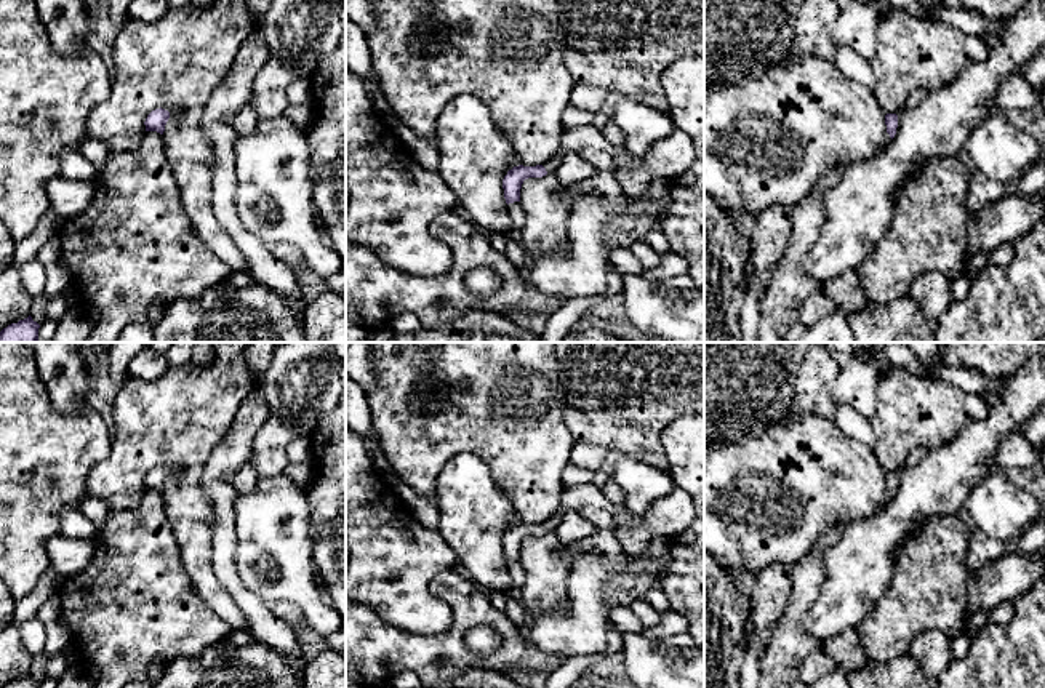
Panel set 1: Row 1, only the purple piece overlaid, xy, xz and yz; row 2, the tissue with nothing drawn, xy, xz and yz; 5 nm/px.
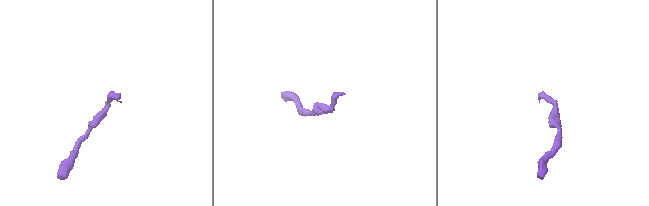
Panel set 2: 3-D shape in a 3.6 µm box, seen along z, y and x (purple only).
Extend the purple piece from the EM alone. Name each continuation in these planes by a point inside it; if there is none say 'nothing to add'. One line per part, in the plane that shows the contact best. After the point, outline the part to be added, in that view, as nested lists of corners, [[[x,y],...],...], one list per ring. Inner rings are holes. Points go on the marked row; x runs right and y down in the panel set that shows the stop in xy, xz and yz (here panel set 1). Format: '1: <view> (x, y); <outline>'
1: xz (588, 141); [[[581,125],[562,133],[559,150],[543,166],[547,173],[555,173],[567,154],[578,154],[597,171],[615,173],[615,150],[616,146],[605,139],[602,130]]]

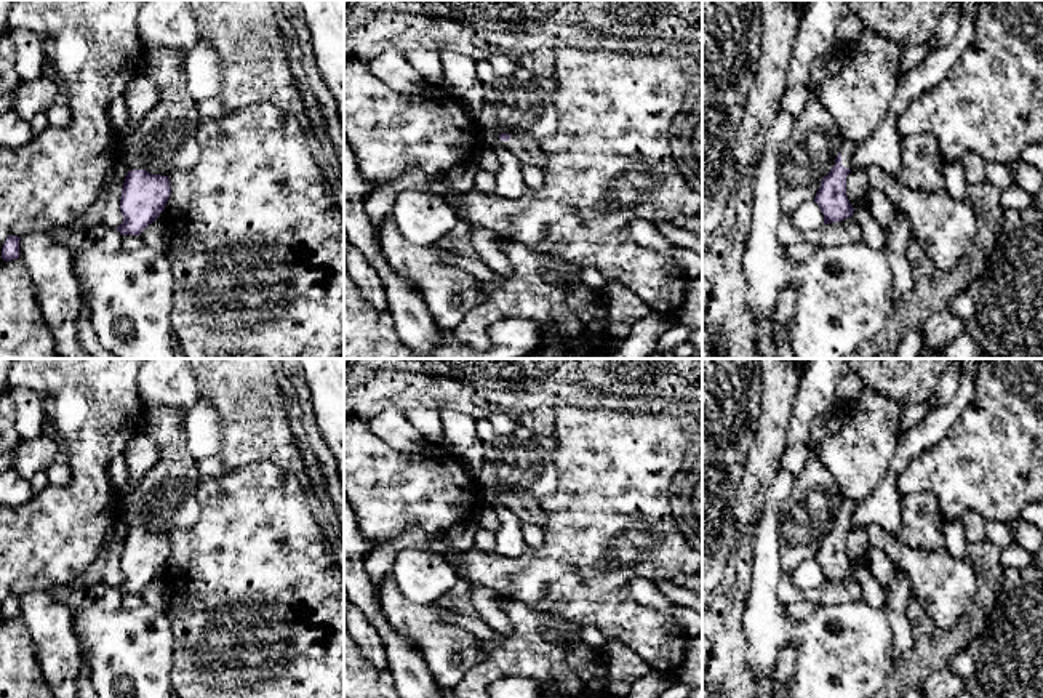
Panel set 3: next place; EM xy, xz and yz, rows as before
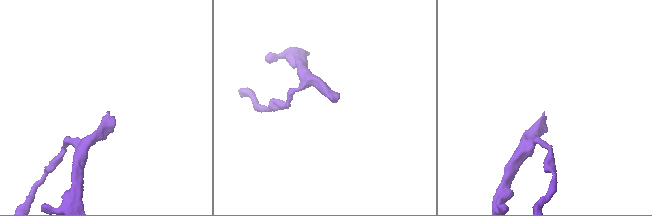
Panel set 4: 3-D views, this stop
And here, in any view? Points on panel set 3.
1: yz (848, 149); [[[845,141],[843,144],[841,144],[841,150],[840,150],[840,154],[841,154],[841,165],[845,166],[845,168],[849,168],[851,170],[851,160],[853,160],[853,155],[854,155],[854,152],[856,152],[856,144],[853,144],[853,142],[849,142],[849,141]]]

